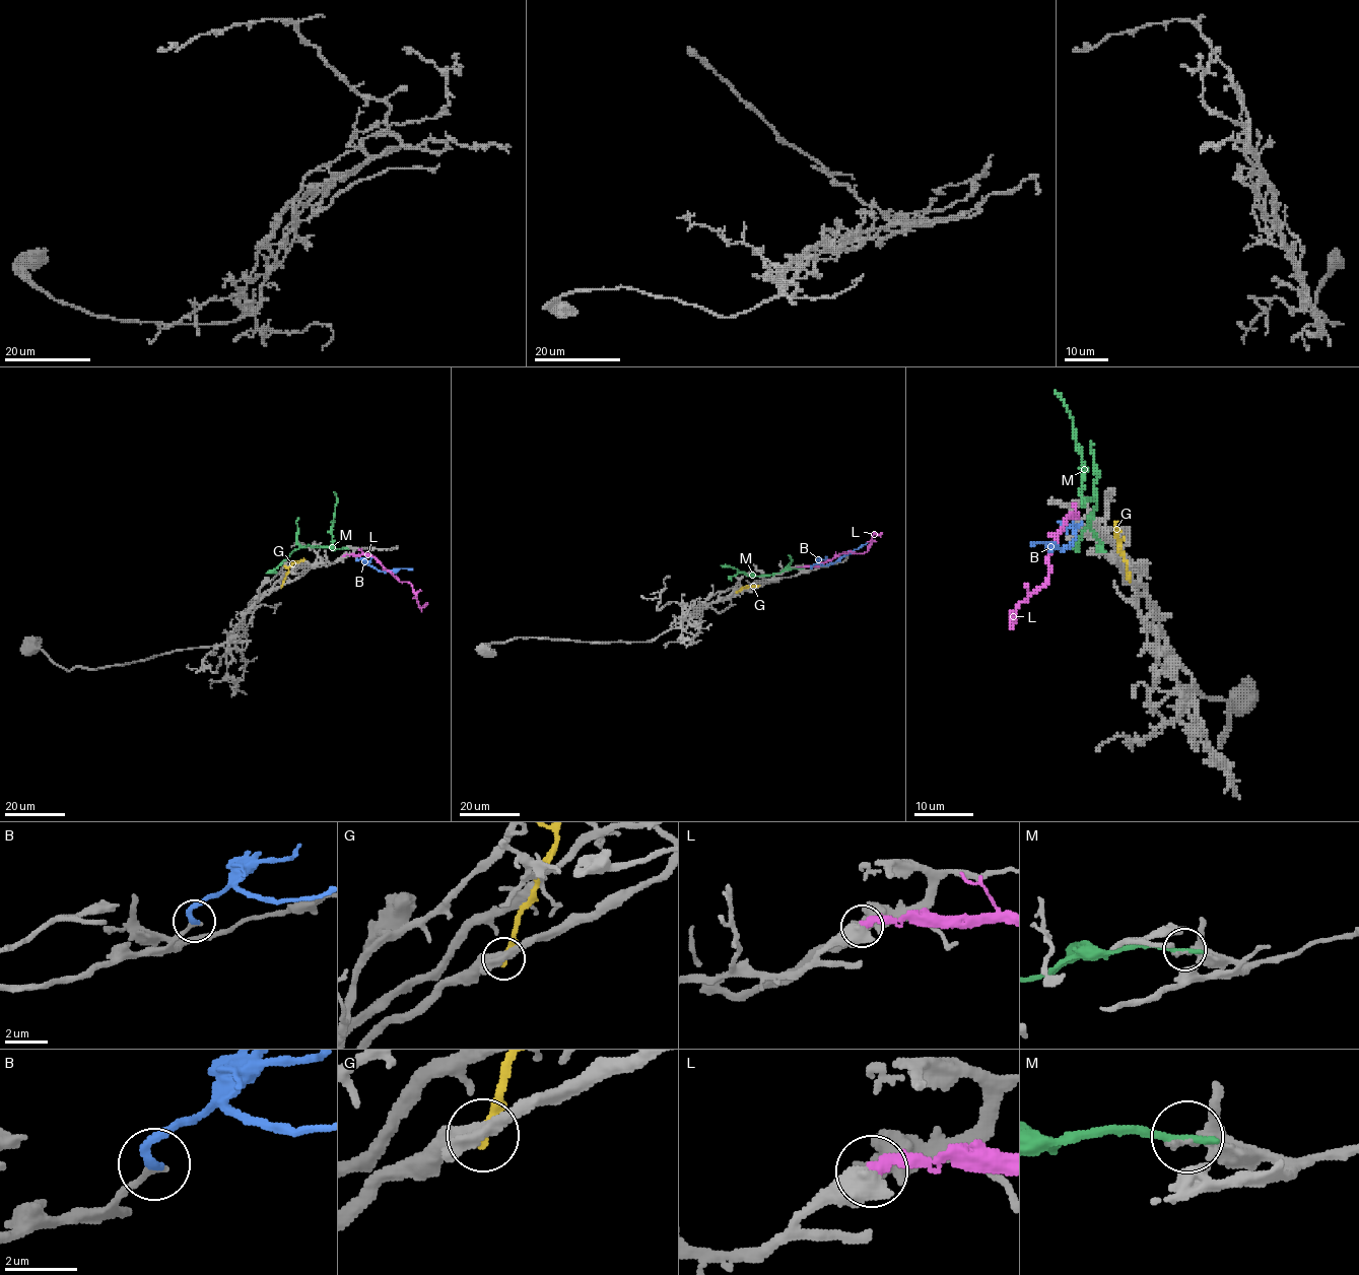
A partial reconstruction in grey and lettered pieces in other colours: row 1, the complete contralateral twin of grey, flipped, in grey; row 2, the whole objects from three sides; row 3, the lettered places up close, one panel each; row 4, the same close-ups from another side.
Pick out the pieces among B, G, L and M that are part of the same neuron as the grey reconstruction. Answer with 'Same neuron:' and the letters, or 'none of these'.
Same neuron: B

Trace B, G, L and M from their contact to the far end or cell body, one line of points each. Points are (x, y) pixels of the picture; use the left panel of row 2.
B: (356, 558), (382, 571), (412, 568)
G: (281, 587), (288, 567), (303, 557)
L: (344, 556), (374, 556), (400, 582), (410, 584), (419, 607), (427, 603)
M: (345, 547), (299, 546), (265, 573)

